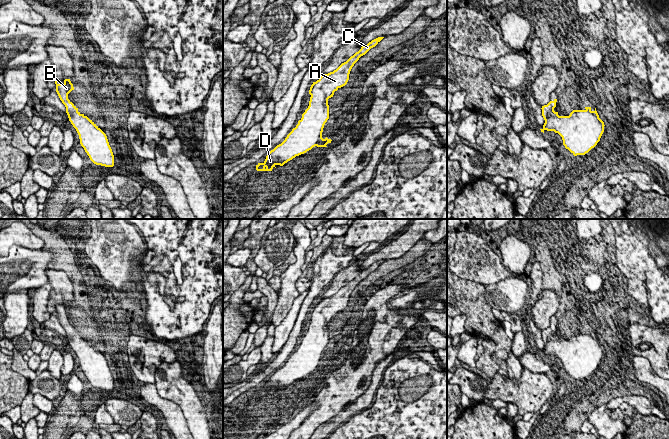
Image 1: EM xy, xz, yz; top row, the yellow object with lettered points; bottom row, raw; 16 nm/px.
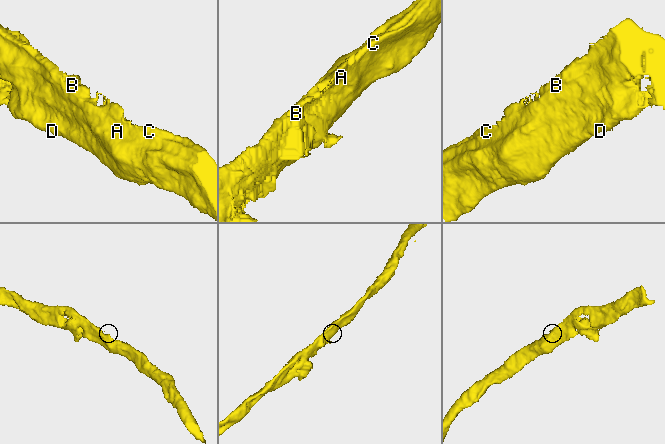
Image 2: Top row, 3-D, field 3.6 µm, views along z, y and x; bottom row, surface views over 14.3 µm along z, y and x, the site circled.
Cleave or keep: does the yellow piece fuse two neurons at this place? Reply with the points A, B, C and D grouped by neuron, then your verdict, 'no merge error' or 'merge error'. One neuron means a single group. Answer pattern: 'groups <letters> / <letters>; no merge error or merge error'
groups A B C D; no merge error

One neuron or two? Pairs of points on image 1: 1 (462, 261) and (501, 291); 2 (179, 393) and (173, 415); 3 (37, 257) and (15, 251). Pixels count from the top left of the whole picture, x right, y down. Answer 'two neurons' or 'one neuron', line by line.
1: two neurons
2: two neurons
3: one neuron

